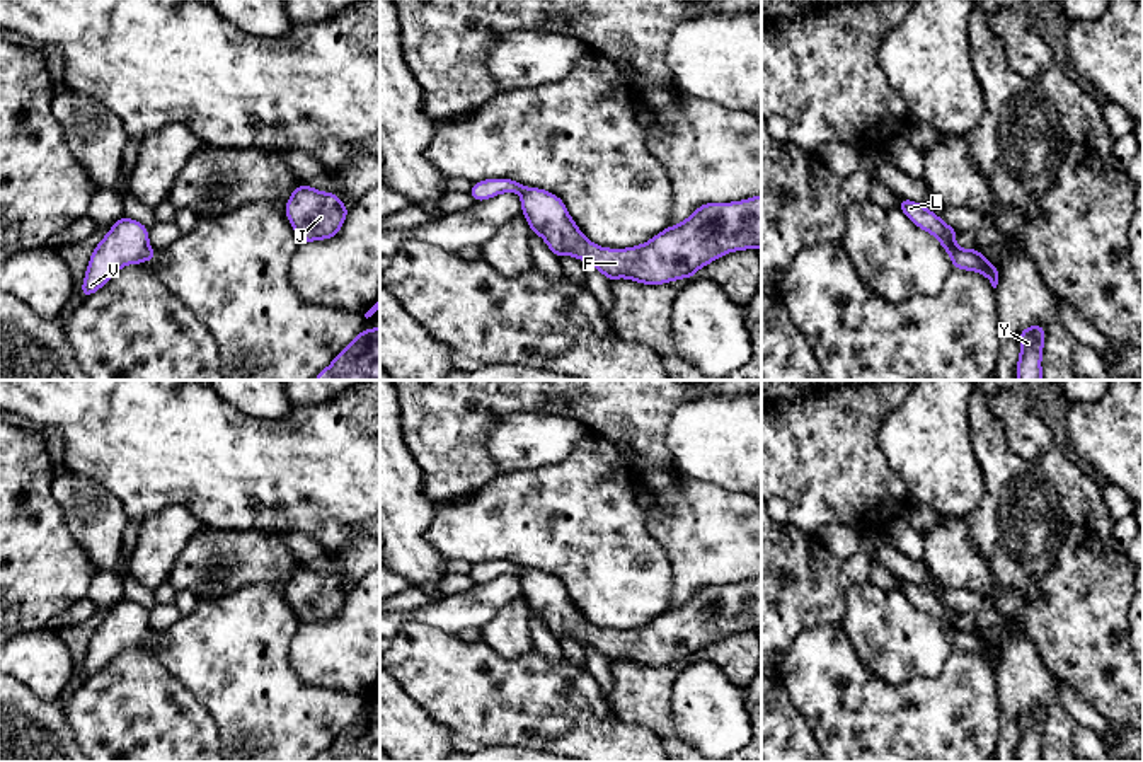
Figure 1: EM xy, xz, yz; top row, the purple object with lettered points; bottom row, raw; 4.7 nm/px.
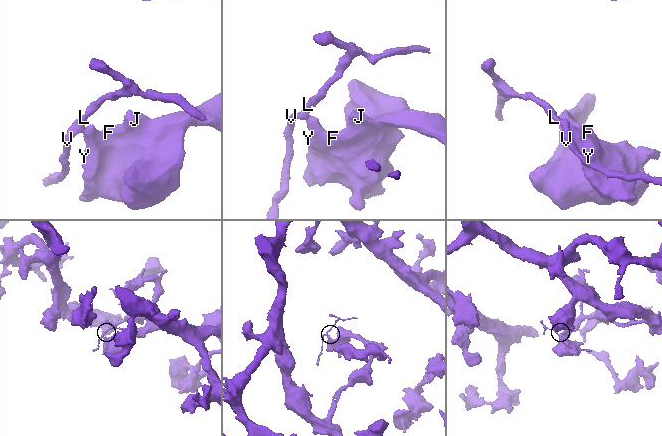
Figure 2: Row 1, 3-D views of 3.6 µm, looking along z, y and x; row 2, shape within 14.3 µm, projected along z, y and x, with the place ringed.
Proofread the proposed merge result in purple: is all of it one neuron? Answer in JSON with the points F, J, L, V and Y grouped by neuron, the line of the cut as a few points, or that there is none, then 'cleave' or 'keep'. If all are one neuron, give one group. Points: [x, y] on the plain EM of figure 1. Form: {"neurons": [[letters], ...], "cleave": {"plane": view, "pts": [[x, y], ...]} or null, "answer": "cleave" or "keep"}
{"neurons": [["F", "J", "Y"], ["L", "V"]], "cleave": {"plane": "yz", "pts": [[958, 629], [949, 636]]}, "answer": "cleave"}

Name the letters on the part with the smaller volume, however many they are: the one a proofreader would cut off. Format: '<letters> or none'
L, V

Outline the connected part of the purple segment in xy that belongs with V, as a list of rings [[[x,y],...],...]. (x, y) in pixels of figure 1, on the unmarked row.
[[[119,600],[94,631],[82,665],[82,680],[104,668],[124,646],[140,646],[152,632],[148,609]]]

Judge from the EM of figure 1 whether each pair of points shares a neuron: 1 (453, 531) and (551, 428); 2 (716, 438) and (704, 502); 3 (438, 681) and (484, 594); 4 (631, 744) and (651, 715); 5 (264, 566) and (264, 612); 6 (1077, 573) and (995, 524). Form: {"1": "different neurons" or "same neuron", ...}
{"1": "different neurons", "2": "different neurons", "3": "different neurons", "4": "different neurons", "5": "different neurons", "6": "different neurons"}

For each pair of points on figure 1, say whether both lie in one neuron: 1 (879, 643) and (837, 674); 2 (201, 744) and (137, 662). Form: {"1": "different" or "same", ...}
{"1": "different", "2": "same"}

